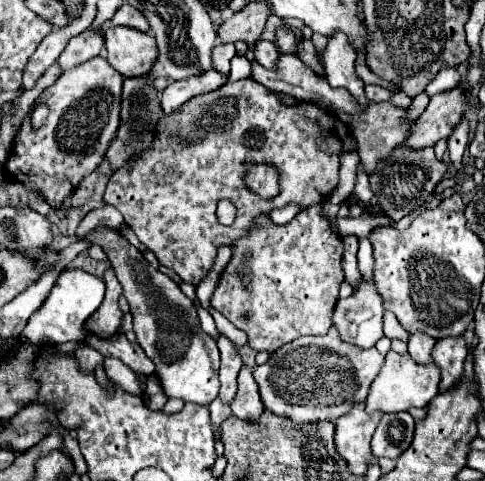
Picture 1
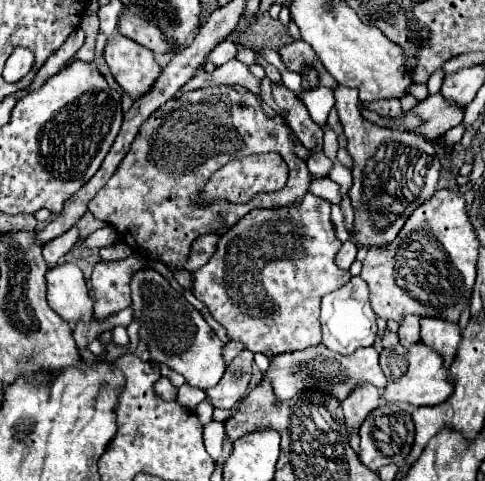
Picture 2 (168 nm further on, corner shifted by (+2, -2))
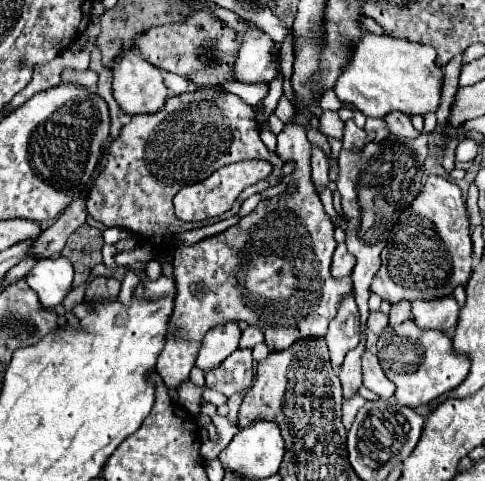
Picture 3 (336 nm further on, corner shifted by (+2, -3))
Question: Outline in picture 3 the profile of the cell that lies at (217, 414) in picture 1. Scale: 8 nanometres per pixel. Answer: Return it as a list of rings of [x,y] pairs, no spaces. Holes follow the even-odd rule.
[[[236,349],[220,369],[212,369],[206,373],[206,387],[216,389],[218,393],[232,397],[234,393],[242,393],[252,385],[252,351],[250,349]]]

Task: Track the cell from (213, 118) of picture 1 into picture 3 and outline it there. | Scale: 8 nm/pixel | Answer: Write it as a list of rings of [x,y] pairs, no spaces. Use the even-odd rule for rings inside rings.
[[[212,87],[174,95],[166,99],[164,109],[156,113],[134,115],[132,121],[122,127],[120,137],[110,147],[110,157],[102,175],[90,189],[86,207],[92,219],[102,221],[108,227],[128,229],[132,235],[150,243],[154,249],[174,249],[180,233],[206,225],[206,221],[180,221],[172,205],[174,195],[182,187],[210,177],[220,167],[244,159],[272,161],[272,177],[244,189],[228,213],[210,221],[238,215],[240,205],[250,195],[276,187],[282,181],[282,159],[276,151],[266,149],[260,139],[256,109],[244,103],[238,95]]]

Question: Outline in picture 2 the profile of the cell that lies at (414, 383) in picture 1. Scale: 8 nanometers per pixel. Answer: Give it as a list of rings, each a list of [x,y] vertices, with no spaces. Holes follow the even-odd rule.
[[[424,342],[412,344],[412,348],[404,348],[402,344],[384,348],[380,352],[380,366],[384,376],[388,378],[388,386],[384,388],[382,400],[392,406],[394,402],[408,402],[412,406],[434,406],[444,402],[452,394],[452,380],[448,380],[448,368],[440,354],[428,348]]]

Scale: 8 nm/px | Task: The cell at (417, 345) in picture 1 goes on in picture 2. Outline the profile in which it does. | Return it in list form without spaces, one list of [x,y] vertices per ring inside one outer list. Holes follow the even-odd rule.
[[[404,316],[404,320],[400,320],[398,338],[400,338],[400,344],[404,344],[406,348],[410,348],[420,340],[420,324],[416,316]]]

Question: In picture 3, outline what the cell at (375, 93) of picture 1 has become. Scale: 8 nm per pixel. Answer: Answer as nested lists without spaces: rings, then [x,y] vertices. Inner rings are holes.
[[[392,111],[384,117],[384,121],[388,125],[388,131],[394,135],[400,135],[400,137],[416,137],[418,135],[418,131],[414,129],[414,125],[406,113]]]

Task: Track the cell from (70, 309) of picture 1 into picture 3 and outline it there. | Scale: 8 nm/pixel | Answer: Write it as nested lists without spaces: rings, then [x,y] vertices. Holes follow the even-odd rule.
[[[66,257],[40,259],[36,267],[26,275],[26,281],[38,293],[42,305],[52,309],[60,305],[72,291],[74,267]]]

